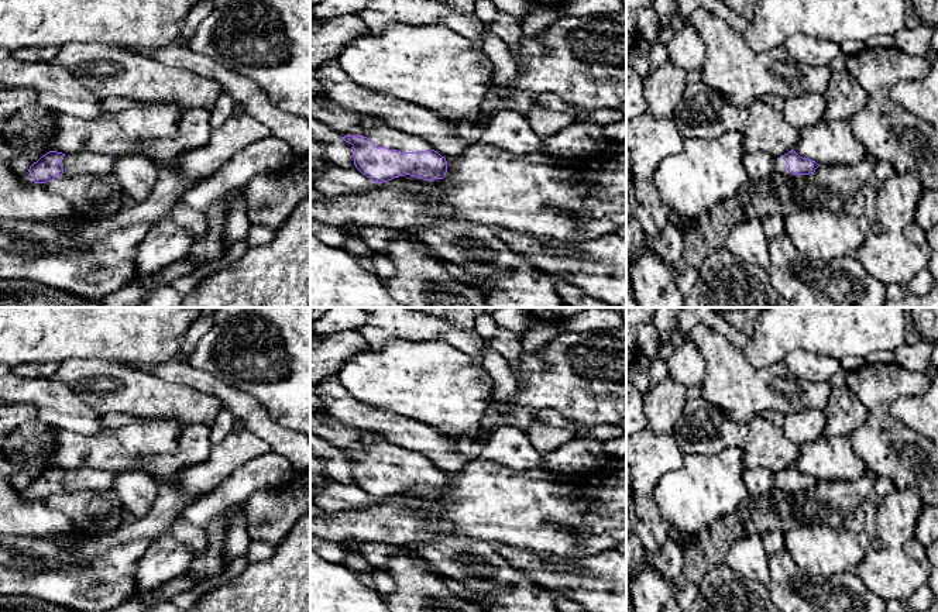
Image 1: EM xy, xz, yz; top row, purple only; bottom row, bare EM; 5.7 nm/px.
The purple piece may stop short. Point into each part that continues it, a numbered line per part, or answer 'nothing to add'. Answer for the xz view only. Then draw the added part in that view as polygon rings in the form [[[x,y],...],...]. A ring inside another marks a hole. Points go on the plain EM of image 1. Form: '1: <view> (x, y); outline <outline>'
1: xz (344, 437); outline [[[324,408],[310,410],[310,432],[327,441],[340,453],[364,451],[378,463],[398,465],[401,468],[433,465],[423,454],[396,446],[386,439],[377,437],[371,446],[363,446],[360,443],[363,430],[337,420],[327,413]]]

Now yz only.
1: yz (782, 482); outline [[[776,472],[774,474],[774,481],[776,481],[776,485],[777,485],[777,489],[780,491],[784,491],[787,494],[796,494],[798,491],[791,491],[787,485],[788,485],[788,481],[787,478],[783,475],[783,472]]]

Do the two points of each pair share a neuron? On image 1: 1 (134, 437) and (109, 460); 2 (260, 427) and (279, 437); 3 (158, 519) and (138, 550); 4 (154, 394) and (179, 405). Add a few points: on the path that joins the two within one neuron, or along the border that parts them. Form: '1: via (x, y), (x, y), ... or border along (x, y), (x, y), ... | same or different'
1: via (129, 443), (114, 454) | same
2: via (264, 427), (275, 436) | same
3: border along (151, 539), (133, 539), (113, 547) | different
4: via (160, 399), (174, 401) | same

